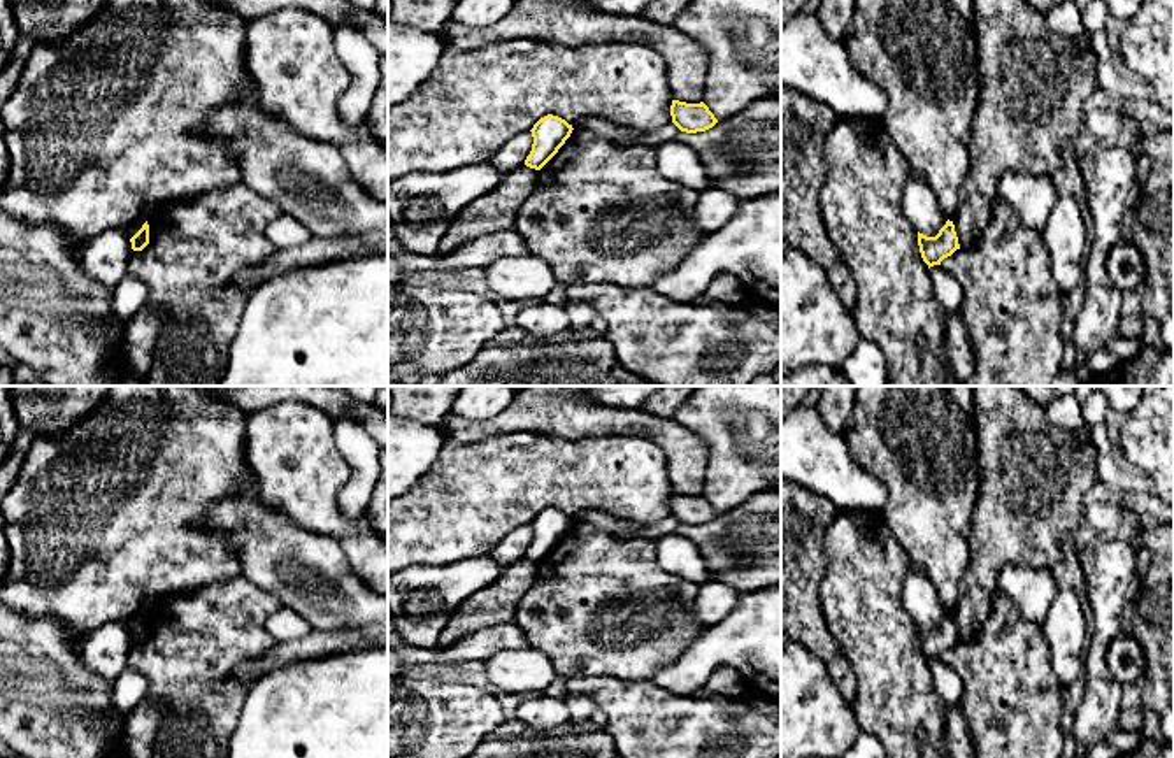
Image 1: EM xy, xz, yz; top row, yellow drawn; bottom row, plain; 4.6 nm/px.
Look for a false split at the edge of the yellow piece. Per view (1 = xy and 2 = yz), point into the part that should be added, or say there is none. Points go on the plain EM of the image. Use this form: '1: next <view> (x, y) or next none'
1: next none
2: next none

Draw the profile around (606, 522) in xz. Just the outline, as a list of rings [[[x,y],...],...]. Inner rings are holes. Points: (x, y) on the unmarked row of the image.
[[[595,509],[579,512],[577,516],[572,518],[572,521],[593,525],[607,532],[609,535],[616,537],[618,540],[626,540],[626,539],[635,539],[635,537],[655,540],[662,535],[677,533],[677,526],[681,525],[670,514],[669,518],[665,518],[663,521],[656,525],[644,526],[639,530],[630,530],[621,525],[619,518],[604,511],[595,511]]]

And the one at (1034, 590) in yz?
[[[1007,565],[997,577],[999,590],[1011,597],[1023,618],[1042,623],[1058,591],[1051,568]]]

